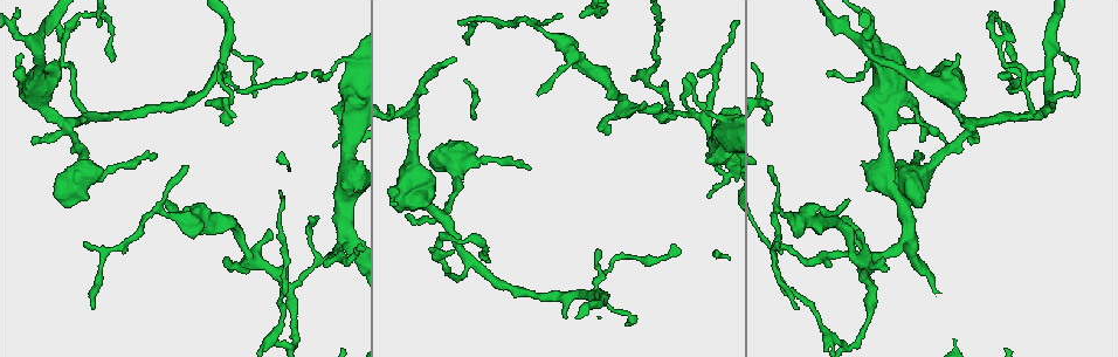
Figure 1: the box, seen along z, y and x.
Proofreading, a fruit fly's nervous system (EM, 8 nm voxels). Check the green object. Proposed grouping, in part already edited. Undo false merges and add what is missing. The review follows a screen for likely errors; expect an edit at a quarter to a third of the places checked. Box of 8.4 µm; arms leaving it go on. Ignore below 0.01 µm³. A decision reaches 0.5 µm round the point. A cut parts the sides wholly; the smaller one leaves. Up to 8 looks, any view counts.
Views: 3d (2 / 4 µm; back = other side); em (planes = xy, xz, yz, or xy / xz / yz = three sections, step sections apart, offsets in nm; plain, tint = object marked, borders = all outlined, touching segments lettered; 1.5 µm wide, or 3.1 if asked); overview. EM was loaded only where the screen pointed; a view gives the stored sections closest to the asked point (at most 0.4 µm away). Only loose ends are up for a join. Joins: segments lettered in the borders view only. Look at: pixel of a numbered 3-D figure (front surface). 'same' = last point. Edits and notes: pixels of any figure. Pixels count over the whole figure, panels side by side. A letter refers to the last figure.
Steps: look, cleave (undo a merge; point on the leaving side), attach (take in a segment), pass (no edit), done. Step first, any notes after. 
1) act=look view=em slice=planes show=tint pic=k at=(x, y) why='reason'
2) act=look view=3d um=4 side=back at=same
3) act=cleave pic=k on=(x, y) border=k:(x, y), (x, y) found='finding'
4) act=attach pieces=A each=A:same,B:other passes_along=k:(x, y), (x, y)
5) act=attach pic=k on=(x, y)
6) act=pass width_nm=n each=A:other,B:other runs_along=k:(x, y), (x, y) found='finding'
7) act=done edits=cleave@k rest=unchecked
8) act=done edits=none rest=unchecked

act=look view=3d um=4 pic=1 at=(111, 61)

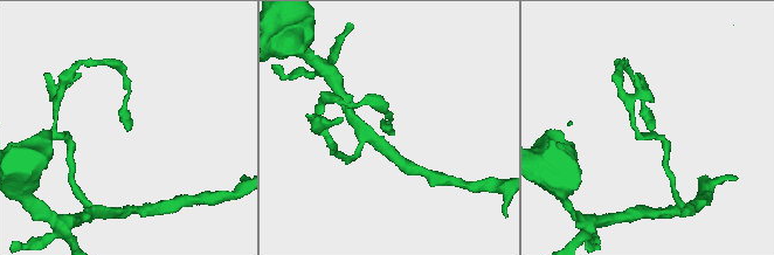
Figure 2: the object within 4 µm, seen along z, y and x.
act=look view=em um=3.1 slice=planes show=borders pic=2 at=(389, 130)

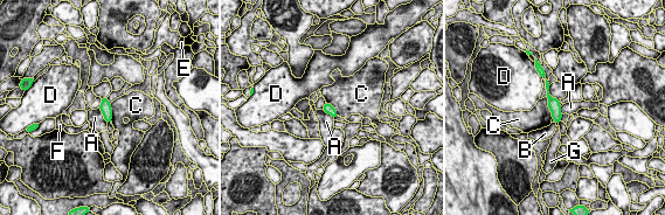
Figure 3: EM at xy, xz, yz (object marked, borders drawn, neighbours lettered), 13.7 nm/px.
act=pass each=A:other,B:other,C:other,D:other,E:other,F:other,G:other border=3:(546, 96), (553, 118) found='none of them fits'

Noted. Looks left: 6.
act=look view=3d um=2 pic=1 at=(847, 202)

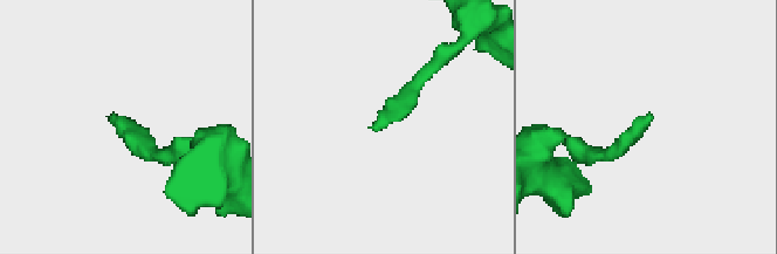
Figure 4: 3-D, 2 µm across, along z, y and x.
act=look view=em slice=planes show=borders pic=4 at=(652, 115) why='need the tissue'

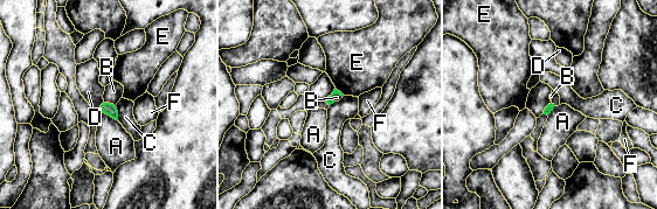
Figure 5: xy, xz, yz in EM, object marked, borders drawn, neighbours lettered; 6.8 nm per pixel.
act=pass each=A:other,B:other,C:other,D:other,E:other,F:other found='no lettered segment goes on from it'

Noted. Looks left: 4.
act=look view=em slice=planes show=borders pic=1 at=(16, 16)

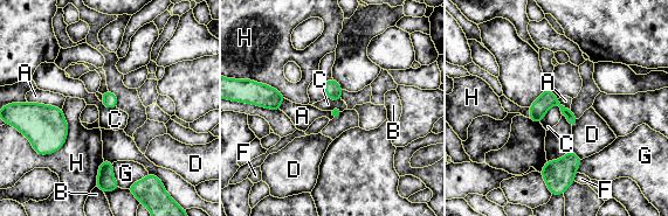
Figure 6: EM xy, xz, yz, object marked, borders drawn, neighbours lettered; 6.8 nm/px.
act=pass each=A:other,B:other,C:other,D:other,F:other,G:other,H:other found='no lettered segment goes on from it'

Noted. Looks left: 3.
act=done edits=none rest=unchecked

